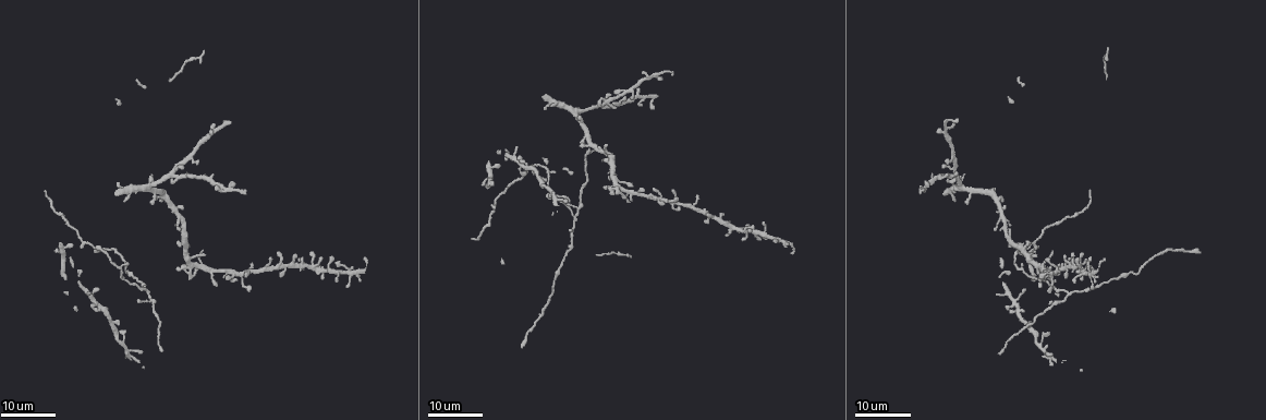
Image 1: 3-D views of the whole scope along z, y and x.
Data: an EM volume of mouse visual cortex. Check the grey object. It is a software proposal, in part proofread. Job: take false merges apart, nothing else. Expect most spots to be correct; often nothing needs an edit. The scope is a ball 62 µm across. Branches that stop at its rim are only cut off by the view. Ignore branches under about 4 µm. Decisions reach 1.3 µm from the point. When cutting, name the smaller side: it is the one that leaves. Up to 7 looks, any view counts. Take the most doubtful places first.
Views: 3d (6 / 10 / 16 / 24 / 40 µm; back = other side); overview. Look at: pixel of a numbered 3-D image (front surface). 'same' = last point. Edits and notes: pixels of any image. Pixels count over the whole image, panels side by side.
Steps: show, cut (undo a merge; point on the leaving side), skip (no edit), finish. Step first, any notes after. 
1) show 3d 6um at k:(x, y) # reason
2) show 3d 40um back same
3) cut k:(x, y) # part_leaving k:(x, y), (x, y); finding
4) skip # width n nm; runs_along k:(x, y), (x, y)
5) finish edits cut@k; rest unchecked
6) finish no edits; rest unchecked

show 3d 24um at 1:(173, 174) # four or more arms meet

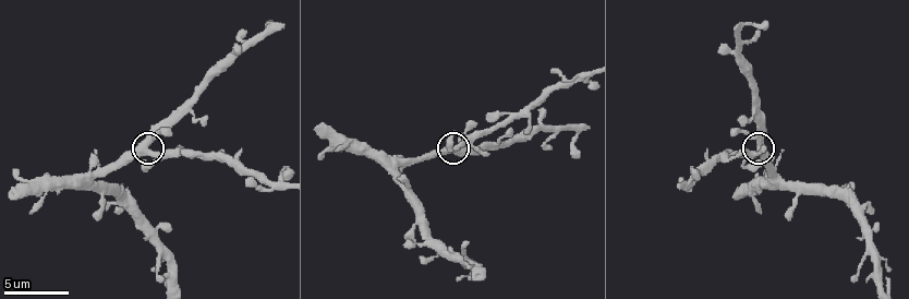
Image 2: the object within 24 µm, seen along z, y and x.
show 3d 6um at 2:(147, 148) # closer look

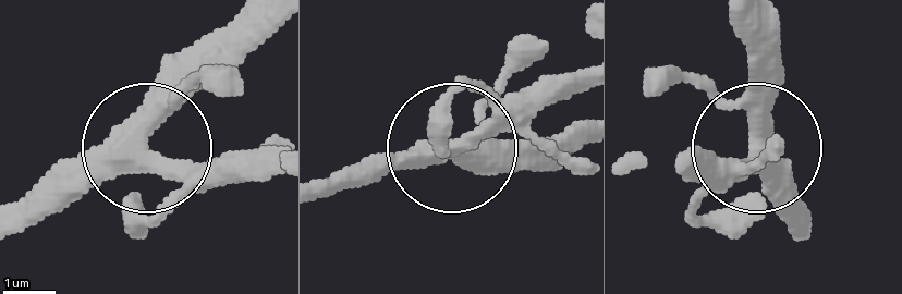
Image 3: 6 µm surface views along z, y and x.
skip # arms 4; runs_along 3:(17, 230), (148, 151), (234, 178); all the same cell

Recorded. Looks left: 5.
show 3d 16um at 1:(582, 205)

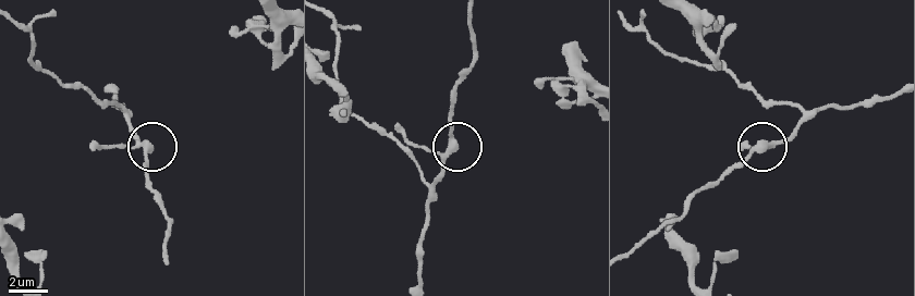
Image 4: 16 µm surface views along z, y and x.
show 3d 6um at 4:(149, 150)

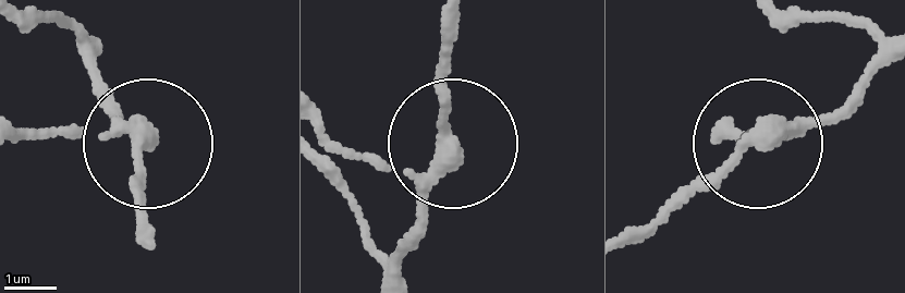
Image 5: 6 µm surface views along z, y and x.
show 3d 6um back at 5:(143, 138)

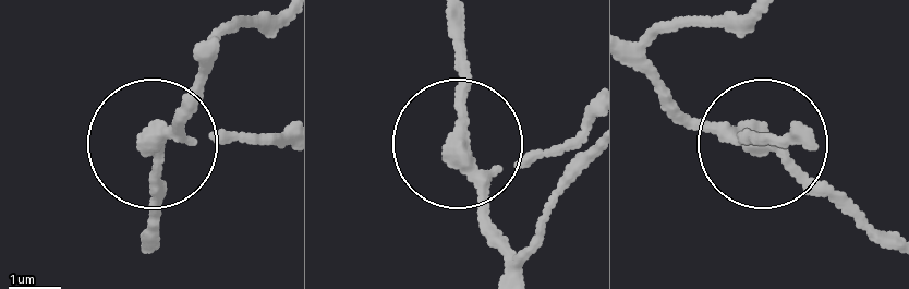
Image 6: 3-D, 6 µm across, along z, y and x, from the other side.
skip # arms 3; continuous, no second cell

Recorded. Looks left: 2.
show 3d 24um at 1:(608, 189) # four or more arms meet

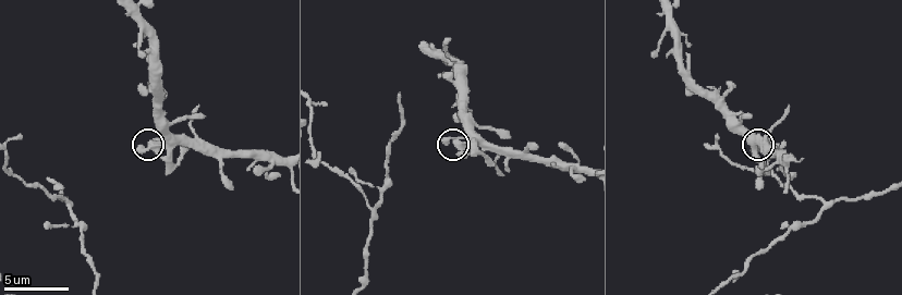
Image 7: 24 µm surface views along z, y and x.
show 3d 6um at 7:(152, 146)

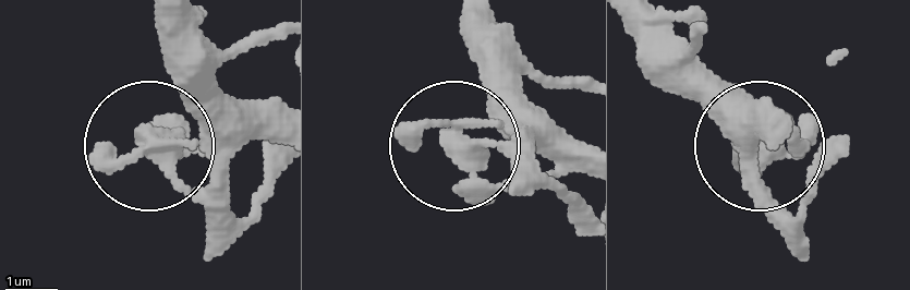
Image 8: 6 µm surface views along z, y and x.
skip # all the same cell

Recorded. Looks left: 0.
finish no edits; rest unchecked

